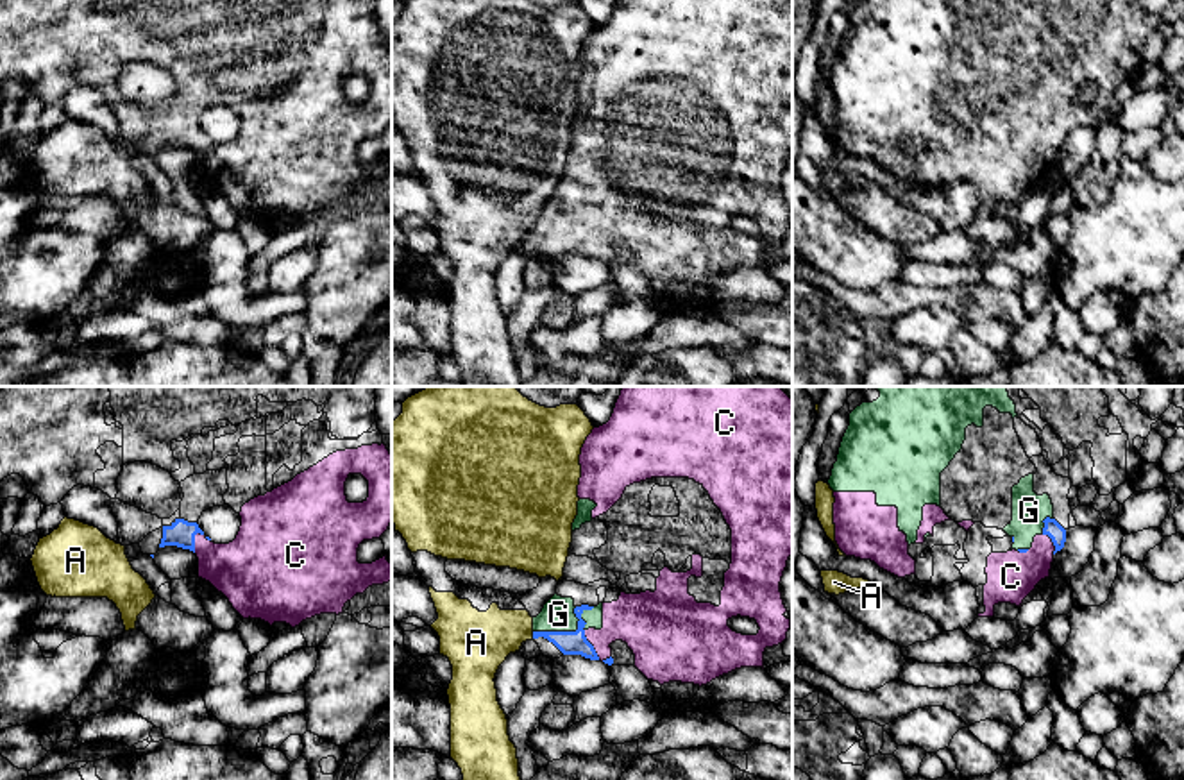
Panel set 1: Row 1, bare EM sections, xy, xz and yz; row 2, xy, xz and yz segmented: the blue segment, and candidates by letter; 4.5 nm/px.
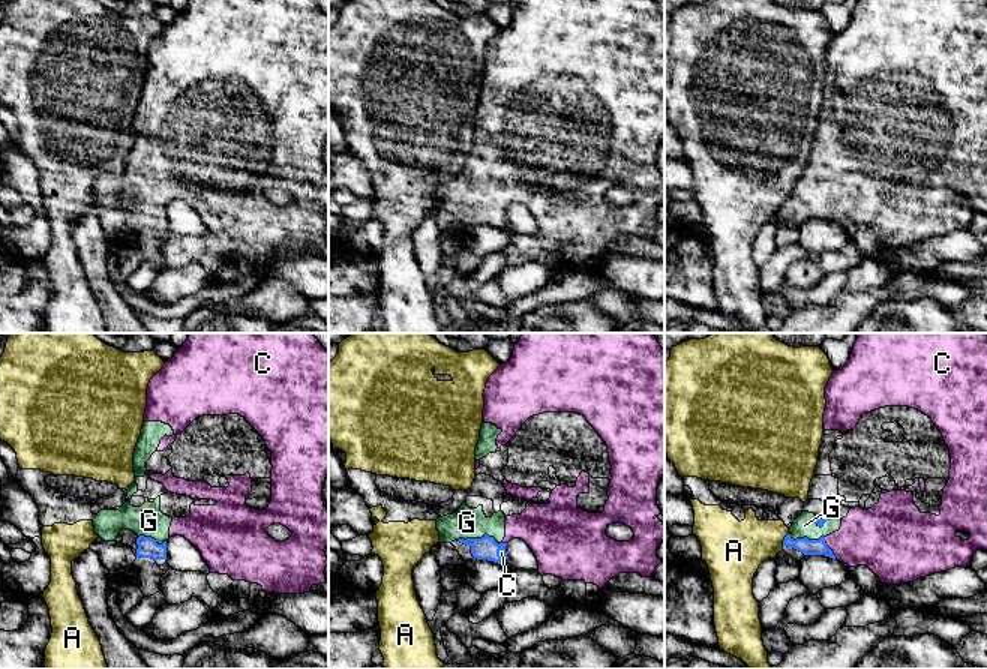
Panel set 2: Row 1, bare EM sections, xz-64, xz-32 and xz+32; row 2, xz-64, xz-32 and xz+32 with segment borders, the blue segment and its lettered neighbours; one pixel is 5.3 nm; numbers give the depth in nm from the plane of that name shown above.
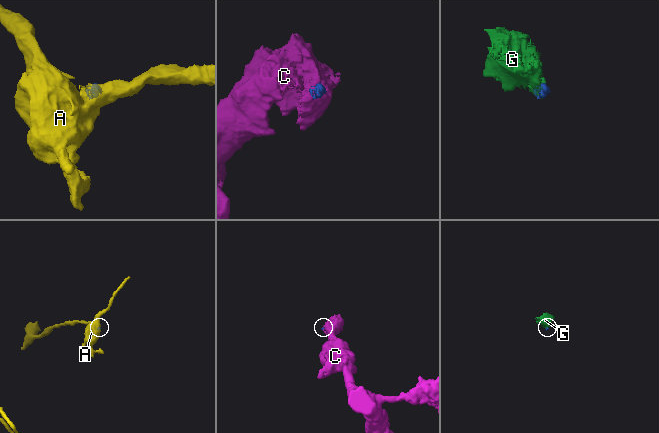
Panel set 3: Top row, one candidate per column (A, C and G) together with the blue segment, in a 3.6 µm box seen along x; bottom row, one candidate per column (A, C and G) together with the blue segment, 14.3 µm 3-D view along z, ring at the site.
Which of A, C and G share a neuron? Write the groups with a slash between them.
A / C G

